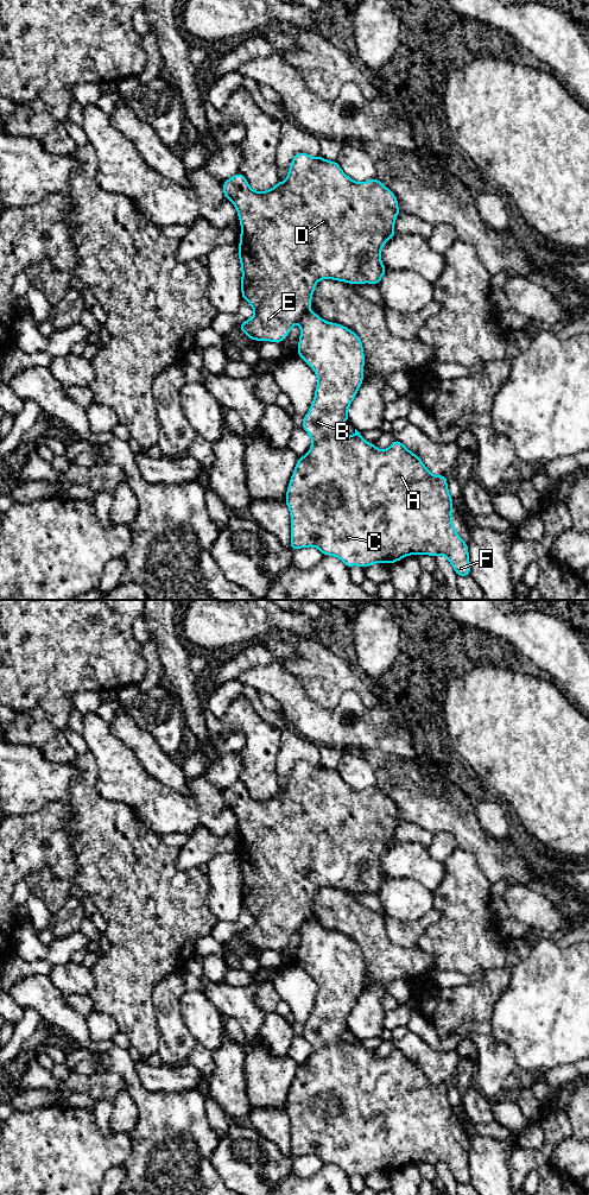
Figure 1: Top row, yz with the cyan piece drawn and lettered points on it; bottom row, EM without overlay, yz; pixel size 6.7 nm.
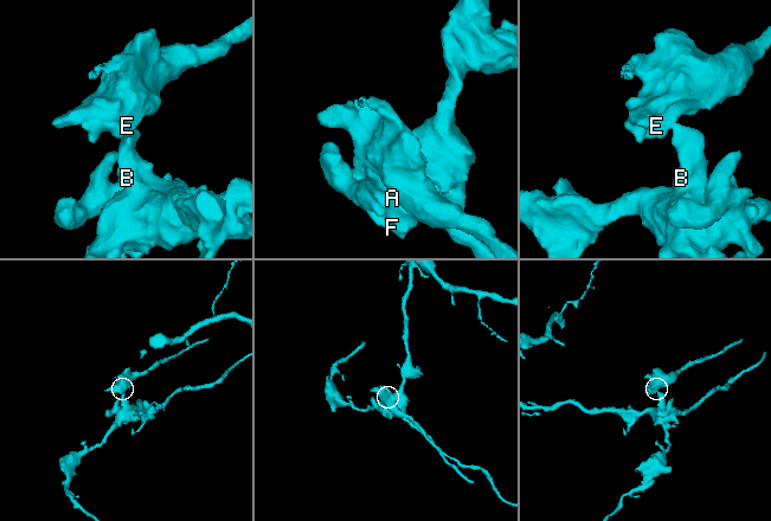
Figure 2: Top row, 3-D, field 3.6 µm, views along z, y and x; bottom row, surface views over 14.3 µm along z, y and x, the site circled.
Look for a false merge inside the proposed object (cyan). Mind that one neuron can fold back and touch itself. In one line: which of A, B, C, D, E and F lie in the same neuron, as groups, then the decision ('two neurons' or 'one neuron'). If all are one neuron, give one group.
groups A B C F / D E; two neurons

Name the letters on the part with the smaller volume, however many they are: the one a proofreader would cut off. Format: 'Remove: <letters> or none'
Remove: D, E

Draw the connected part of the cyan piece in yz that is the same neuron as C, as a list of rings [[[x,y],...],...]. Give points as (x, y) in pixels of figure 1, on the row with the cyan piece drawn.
[[[306,311],[299,320],[300,337],[297,354],[315,371],[317,387],[302,428],[311,440],[309,453],[298,459],[287,487],[285,502],[291,513],[292,550],[316,546],[322,555],[336,556],[349,569],[350,565],[367,568],[374,563],[394,563],[407,555],[444,555],[457,576],[470,575],[468,545],[452,525],[452,501],[445,475],[432,475],[422,460],[400,441],[394,440],[386,450],[366,442],[355,429],[353,436],[341,436],[340,426],[348,419],[348,409],[363,381],[363,346],[349,328],[322,320]]]

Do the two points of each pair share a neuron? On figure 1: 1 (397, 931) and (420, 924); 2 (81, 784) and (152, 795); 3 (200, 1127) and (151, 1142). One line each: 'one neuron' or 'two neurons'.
1: one neuron
2: two neurons
3: one neuron

